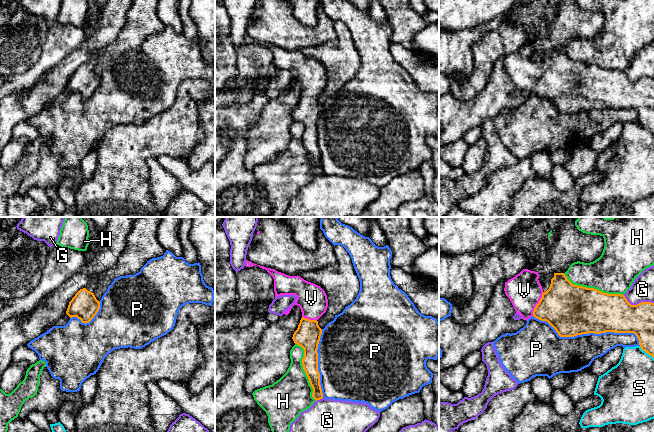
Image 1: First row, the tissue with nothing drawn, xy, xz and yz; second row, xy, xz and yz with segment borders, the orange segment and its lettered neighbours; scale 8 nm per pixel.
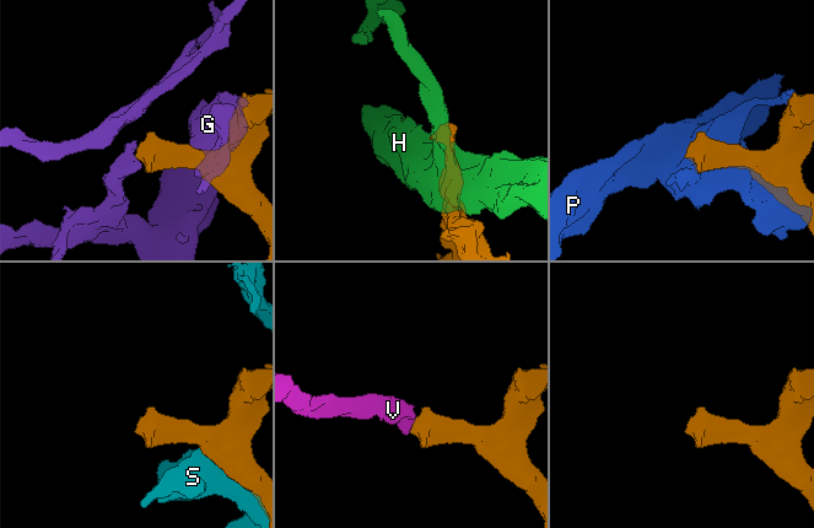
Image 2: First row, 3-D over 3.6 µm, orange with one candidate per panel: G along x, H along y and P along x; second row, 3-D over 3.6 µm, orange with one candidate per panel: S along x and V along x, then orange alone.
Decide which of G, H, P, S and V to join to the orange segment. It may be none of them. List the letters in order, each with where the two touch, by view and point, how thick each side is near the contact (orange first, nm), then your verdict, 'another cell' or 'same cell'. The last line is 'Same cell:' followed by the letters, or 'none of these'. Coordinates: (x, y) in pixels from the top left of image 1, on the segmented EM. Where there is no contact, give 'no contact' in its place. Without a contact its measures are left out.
G: yz (638, 304) | 300/190 nm | another cell
H: yz (593, 288) | 400/340 nm | another cell
P: yz (589, 332) | 400/280 nm | another cell
S: yz (646, 352) | 200/360 nm | another cell
V: yz (537, 304) | 380/280 nm | same cell
Same cell: V

